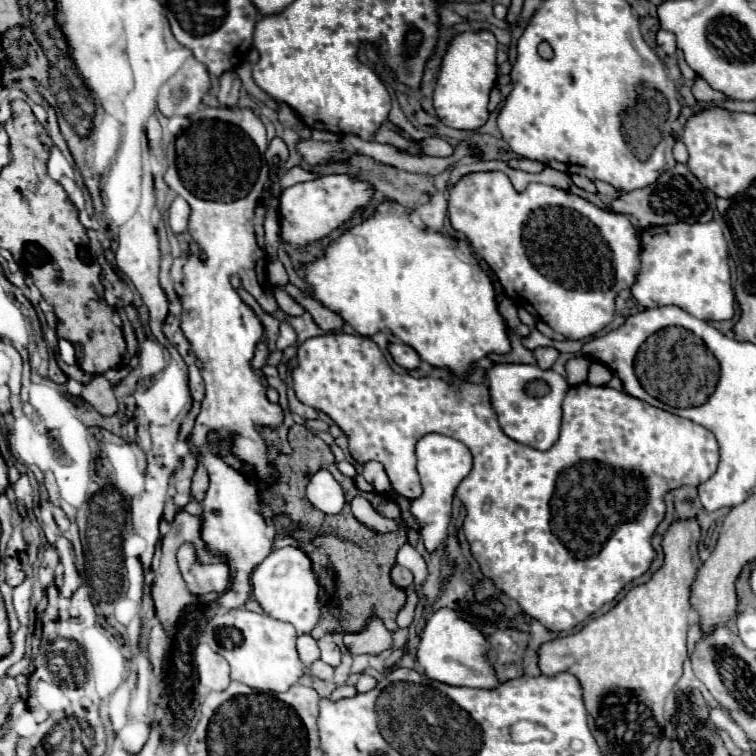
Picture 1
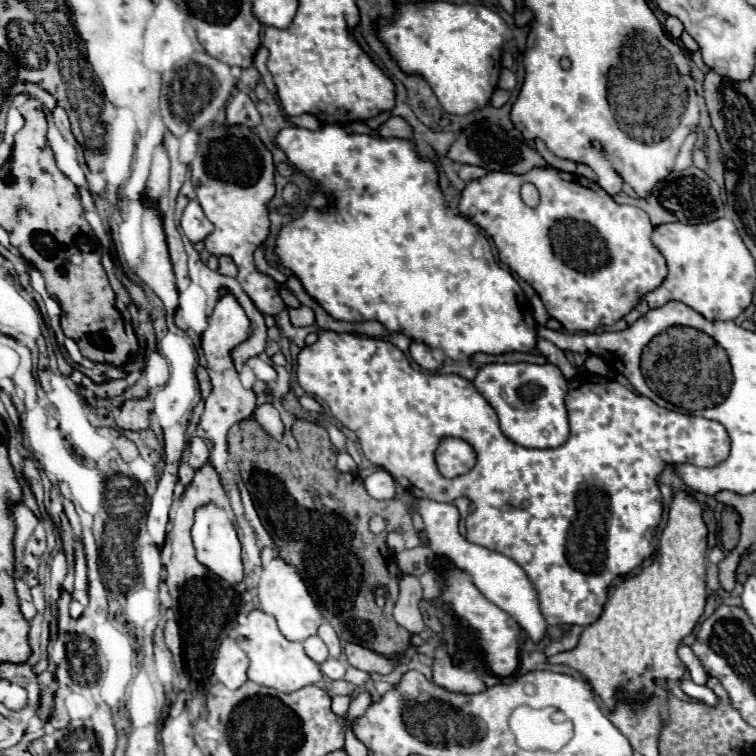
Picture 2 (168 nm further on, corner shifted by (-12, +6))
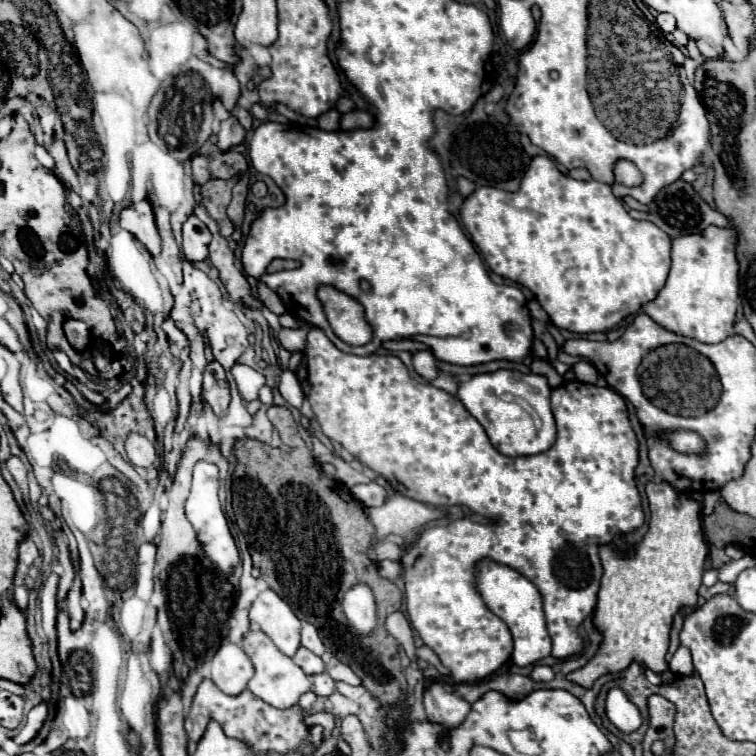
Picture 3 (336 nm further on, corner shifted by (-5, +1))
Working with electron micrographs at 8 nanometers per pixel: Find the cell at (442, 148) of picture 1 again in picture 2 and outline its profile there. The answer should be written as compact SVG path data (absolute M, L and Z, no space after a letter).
M392 116L386 124L378 128L378 134L384 138L402 138L402 140L414 140L414 128L400 116Z

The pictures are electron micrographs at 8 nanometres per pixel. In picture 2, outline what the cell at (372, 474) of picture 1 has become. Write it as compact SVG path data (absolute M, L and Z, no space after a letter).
M376 468L374 474L364 480L364 484L366 484L368 494L376 500L390 500L396 494L396 482L392 474L386 472L384 468Z

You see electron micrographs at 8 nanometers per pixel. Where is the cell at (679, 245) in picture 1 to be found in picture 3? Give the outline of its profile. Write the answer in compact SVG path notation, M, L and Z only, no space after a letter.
M707 227L703 233L673 239L667 283L643 311L667 331L713 345L735 333L733 321L737 305L739 263L735 259L735 231L731 227Z

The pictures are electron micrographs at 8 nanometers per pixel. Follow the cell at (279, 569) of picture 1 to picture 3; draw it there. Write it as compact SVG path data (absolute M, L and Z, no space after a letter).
M265 589L251 605L249 621L255 629L269 635L283 655L293 657L297 653L301 621L277 593Z

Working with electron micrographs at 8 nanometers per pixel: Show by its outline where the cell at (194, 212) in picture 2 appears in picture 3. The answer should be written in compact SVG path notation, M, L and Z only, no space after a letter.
M191 215L183 225L183 253L185 253L185 259L191 261L191 263L207 259L209 243L211 243L209 229L195 215Z

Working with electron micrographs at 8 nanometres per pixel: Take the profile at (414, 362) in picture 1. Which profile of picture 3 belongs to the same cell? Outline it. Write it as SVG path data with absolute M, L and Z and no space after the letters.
M417 351L417 353L413 355L413 367L415 367L415 371L417 371L423 379L427 379L427 381L431 381L431 379L435 379L435 377L439 375L437 359L433 357L431 351Z

